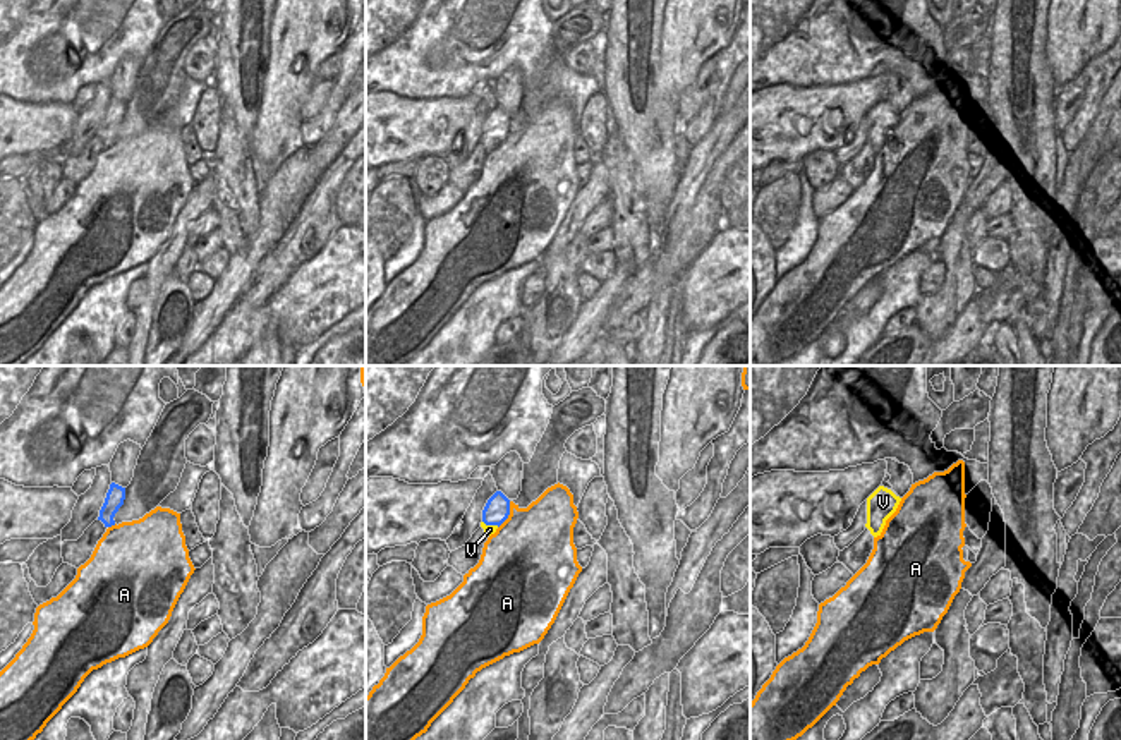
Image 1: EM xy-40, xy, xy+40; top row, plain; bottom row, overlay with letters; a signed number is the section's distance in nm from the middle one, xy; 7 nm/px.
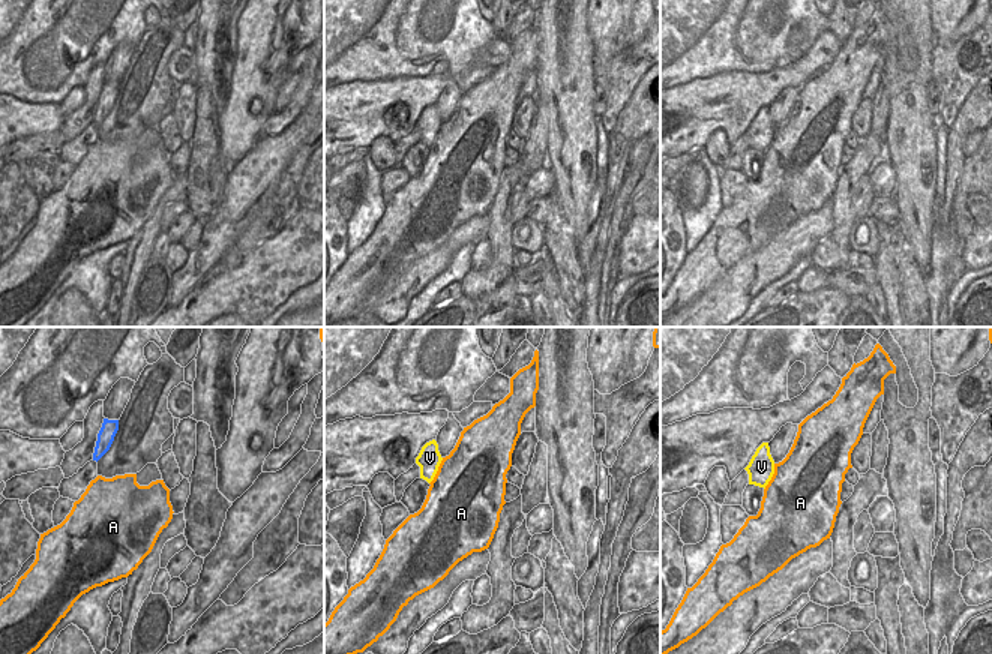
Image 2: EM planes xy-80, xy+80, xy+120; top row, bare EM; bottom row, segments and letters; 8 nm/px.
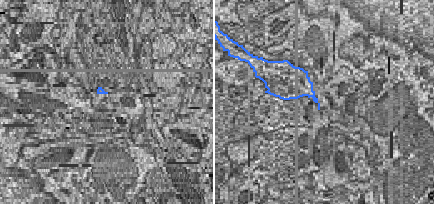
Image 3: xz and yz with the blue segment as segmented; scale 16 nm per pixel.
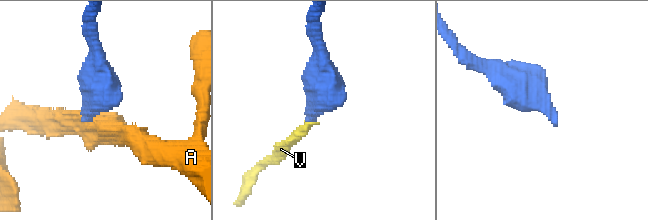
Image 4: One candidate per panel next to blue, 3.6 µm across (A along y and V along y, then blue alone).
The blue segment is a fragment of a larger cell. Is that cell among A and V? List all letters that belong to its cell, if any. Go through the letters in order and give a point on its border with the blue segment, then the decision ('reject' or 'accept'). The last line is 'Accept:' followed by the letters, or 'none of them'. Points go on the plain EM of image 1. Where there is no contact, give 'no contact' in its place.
A: meets blue in xy at (507, 131); reject
V: meets blue in xy at (491, 139); accept
Accept: V

